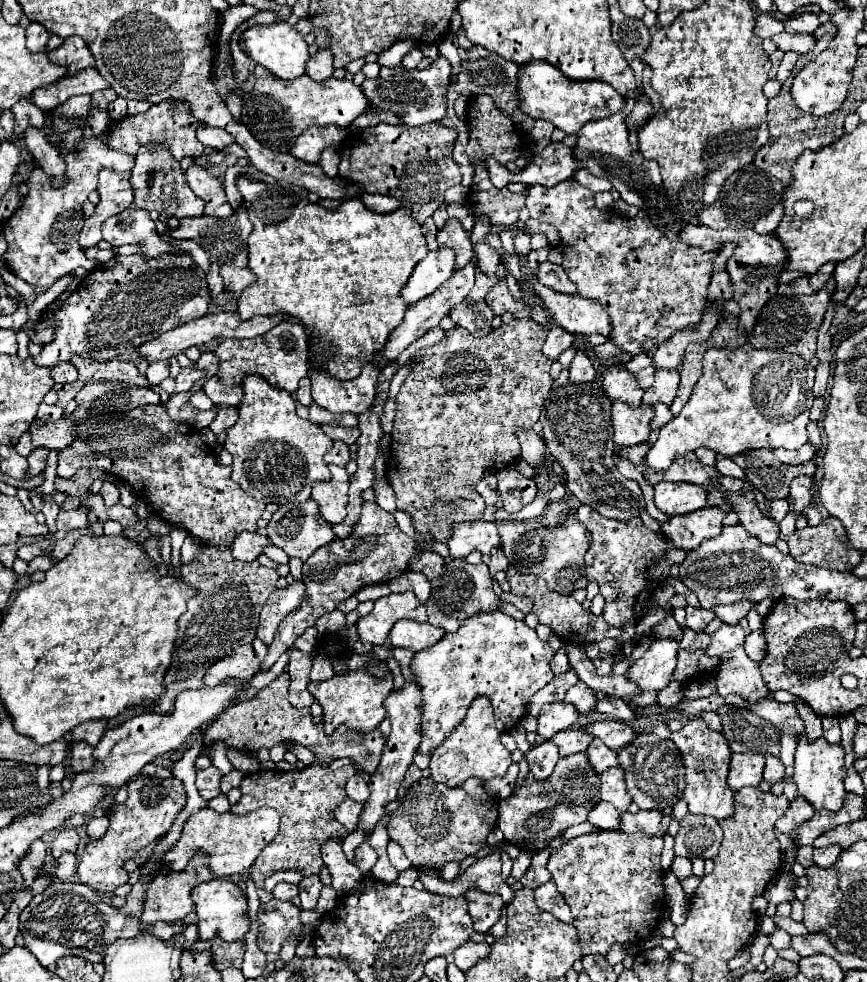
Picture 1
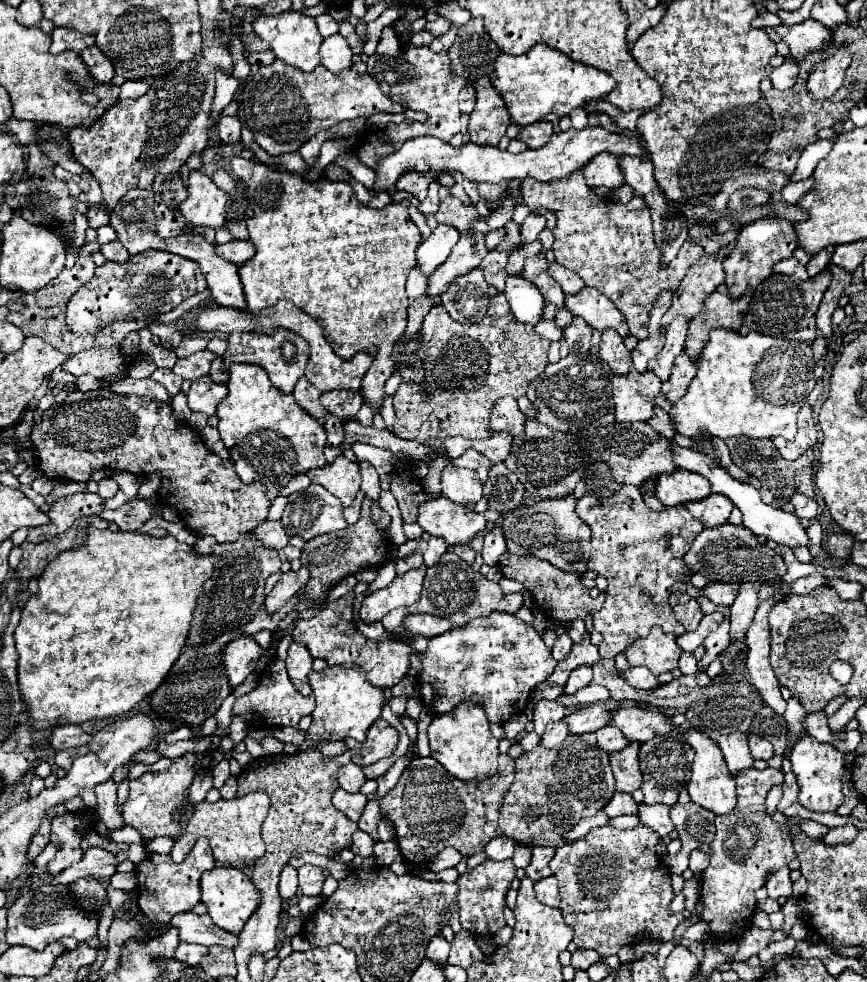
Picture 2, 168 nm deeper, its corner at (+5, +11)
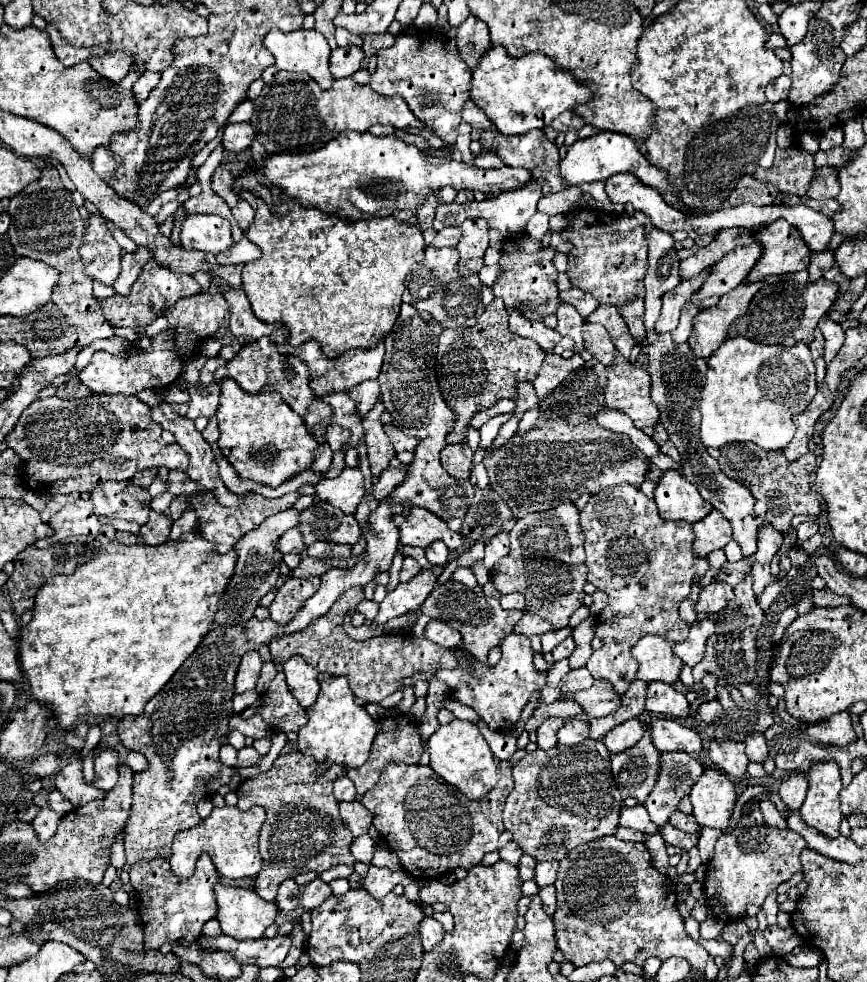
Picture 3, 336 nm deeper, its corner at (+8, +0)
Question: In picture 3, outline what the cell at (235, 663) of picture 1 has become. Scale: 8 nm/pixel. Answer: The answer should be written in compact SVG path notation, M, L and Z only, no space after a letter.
M258 651L244 653L244 657L238 665L238 671L236 671L236 681L234 681L236 693L244 693L244 691L250 691L256 687L262 665L264 665L264 661L260 659Z

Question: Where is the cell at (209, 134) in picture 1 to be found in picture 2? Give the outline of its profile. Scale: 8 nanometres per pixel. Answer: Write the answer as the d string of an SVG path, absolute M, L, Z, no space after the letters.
M223 116L217 122L217 130L223 142L239 142L241 138L241 122L237 116Z

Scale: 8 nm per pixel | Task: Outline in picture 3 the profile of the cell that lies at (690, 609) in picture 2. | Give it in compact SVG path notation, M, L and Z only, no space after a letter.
M694 583L694 587L692 587L692 593L680 603L680 617L682 617L682 621L686 621L688 625L692 625L694 621L696 621L696 601L698 601L698 591L700 591L700 587L698 587L698 583Z

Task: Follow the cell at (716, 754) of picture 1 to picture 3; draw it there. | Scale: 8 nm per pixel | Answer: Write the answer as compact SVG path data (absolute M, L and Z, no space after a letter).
M706 767L690 791L690 801L694 805L692 815L702 827L716 827L724 831L736 803L736 789L724 773Z

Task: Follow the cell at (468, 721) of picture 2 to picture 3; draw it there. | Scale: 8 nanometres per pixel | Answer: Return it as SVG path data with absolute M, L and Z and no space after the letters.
M454 719L452 723L442 725L436 733L432 733L426 747L430 751L430 767L444 781L458 787L468 799L480 799L494 789L498 781L498 765L494 763L494 755L474 723Z

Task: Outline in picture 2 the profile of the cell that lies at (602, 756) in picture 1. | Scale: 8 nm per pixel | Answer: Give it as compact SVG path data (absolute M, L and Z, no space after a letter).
M611 724L603 726L595 734L597 734L597 740L599 740L599 748L609 750L609 752L623 750L629 744L629 740L623 736L623 732L617 726L611 726Z

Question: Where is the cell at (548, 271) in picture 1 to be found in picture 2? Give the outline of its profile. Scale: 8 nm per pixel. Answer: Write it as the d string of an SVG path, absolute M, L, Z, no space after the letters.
M551 264L549 274L561 284L565 296L573 296L573 294L577 294L577 292L581 292L581 290L585 288L585 284L581 282L581 278L579 278L575 272L565 270L565 268L559 266L559 264Z

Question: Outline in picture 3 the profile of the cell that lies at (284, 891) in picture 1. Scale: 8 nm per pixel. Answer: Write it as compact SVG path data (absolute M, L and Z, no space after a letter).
M286 879L280 889L278 889L278 897L276 897L276 905L282 913L290 913L298 907L298 885L294 883L294 879Z

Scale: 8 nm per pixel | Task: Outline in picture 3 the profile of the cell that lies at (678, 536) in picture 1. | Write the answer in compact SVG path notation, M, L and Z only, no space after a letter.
M712 509L706 519L696 521L692 531L696 535L694 551L700 557L706 557L714 549L722 549L732 539L732 525L728 525L726 517L716 509Z

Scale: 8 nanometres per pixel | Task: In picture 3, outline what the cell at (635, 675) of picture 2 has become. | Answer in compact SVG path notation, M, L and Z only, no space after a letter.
M650 683L646 693L646 709L652 713L684 717L690 713L690 703L686 701L686 695L674 691L672 685Z

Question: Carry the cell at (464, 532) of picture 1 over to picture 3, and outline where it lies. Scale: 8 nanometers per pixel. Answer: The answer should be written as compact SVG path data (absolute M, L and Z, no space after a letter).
M412 507L410 515L400 525L400 541L404 545L428 547L436 539L442 539L448 549L460 549L466 541L462 533L450 531L448 523L436 517L436 513L422 507Z

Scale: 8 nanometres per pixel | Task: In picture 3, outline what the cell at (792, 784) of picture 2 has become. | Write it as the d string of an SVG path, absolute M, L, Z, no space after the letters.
M798 773L798 775L792 775L790 779L786 779L780 785L780 791L778 793L780 793L784 805L788 807L788 811L796 811L796 809L800 809L800 803L804 801L806 791L808 791L806 777Z

